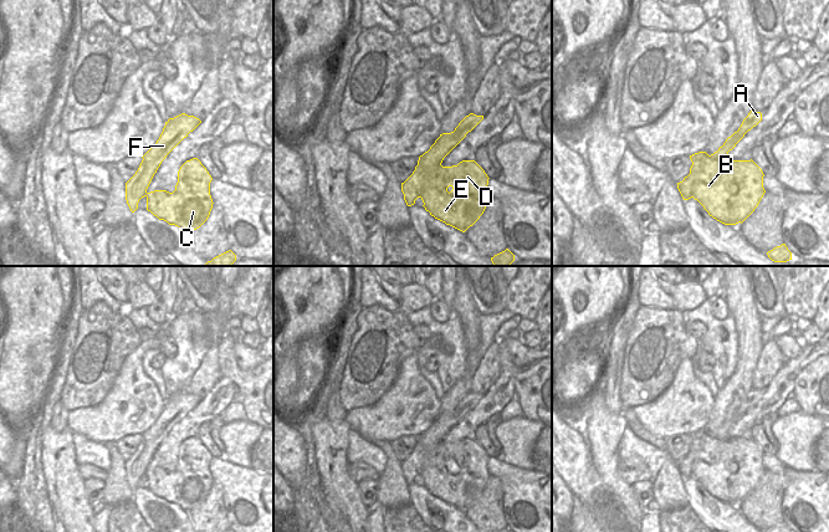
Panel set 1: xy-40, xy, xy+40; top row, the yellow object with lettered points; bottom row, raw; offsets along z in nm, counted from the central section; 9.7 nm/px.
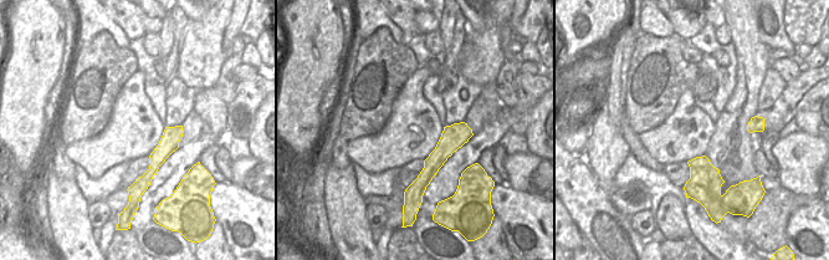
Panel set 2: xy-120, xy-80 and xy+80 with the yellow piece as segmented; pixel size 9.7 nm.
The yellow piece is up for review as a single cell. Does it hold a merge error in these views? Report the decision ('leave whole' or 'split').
split

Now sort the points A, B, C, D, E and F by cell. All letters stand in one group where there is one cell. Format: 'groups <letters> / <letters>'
groups A F / B C D E

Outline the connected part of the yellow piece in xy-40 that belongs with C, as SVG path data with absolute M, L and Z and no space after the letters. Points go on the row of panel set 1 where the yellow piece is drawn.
M198 158L186 160L178 172L175 190L147 193L147 210L188 235L199 229L213 209L213 178Z

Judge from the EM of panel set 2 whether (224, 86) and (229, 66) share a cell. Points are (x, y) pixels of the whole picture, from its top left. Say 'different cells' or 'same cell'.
same cell

